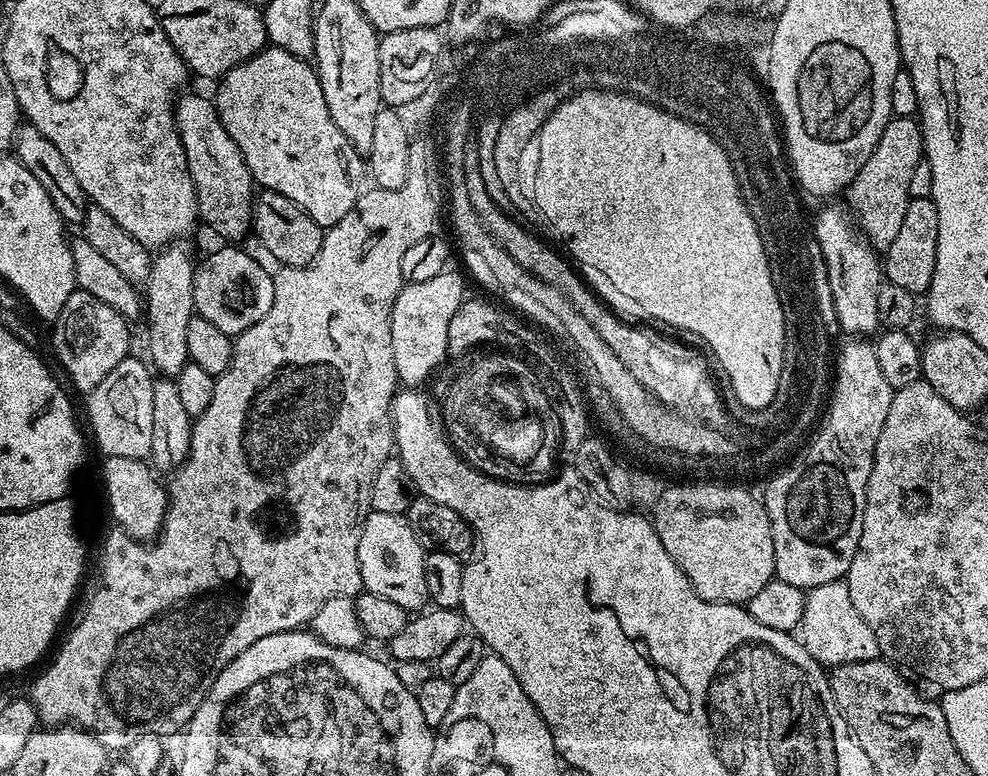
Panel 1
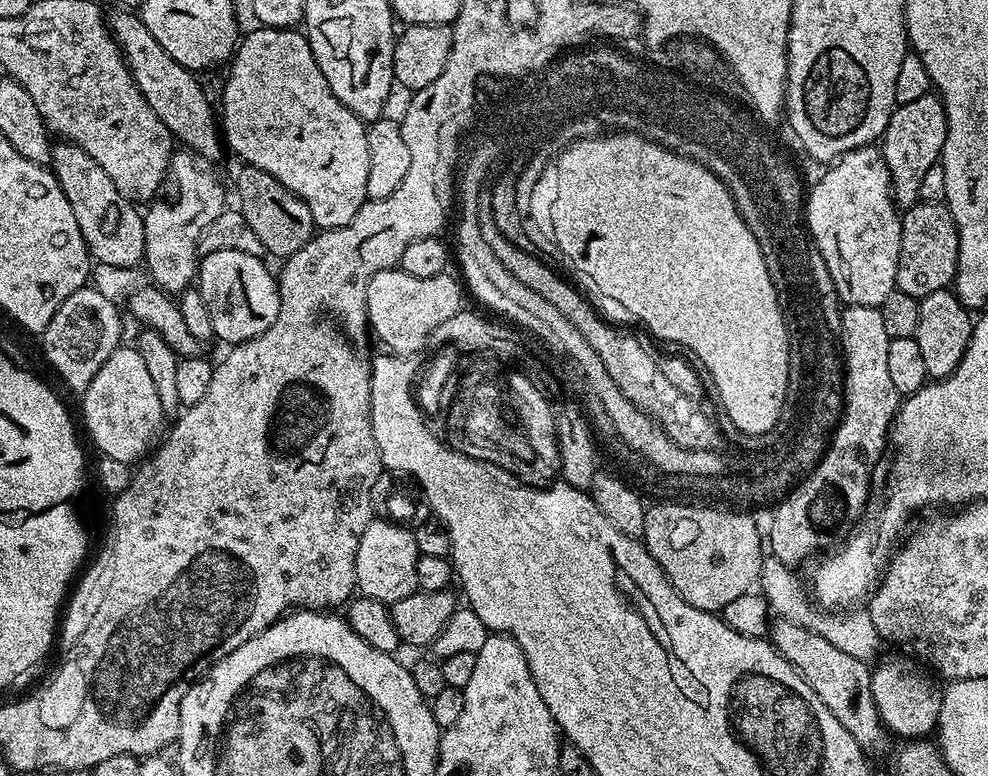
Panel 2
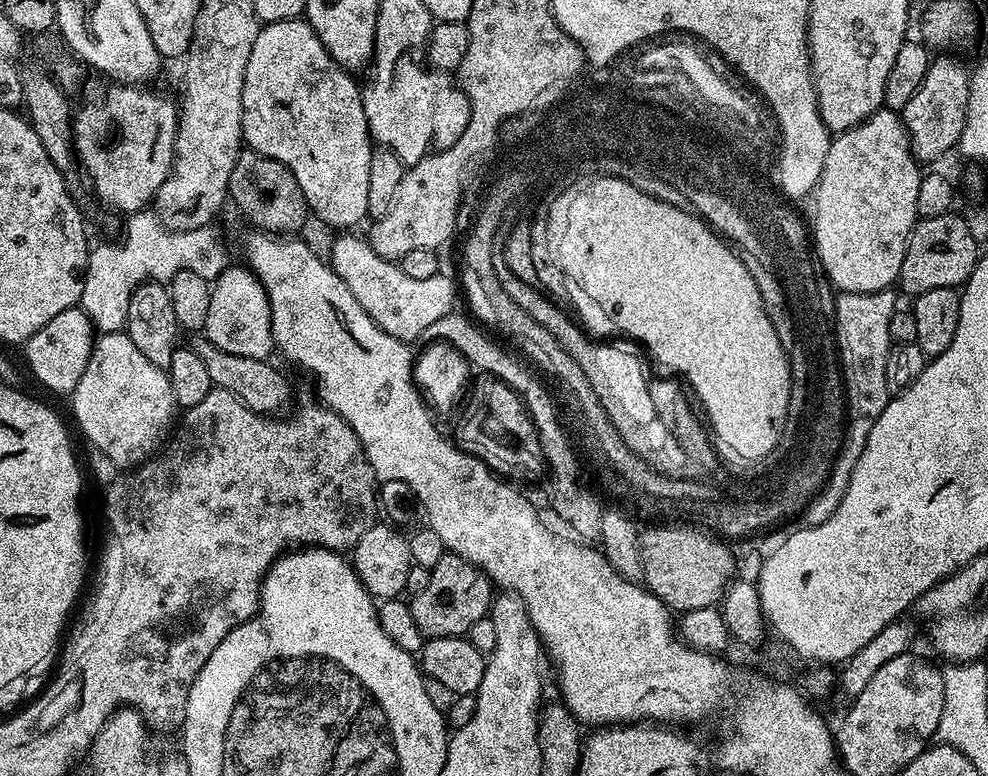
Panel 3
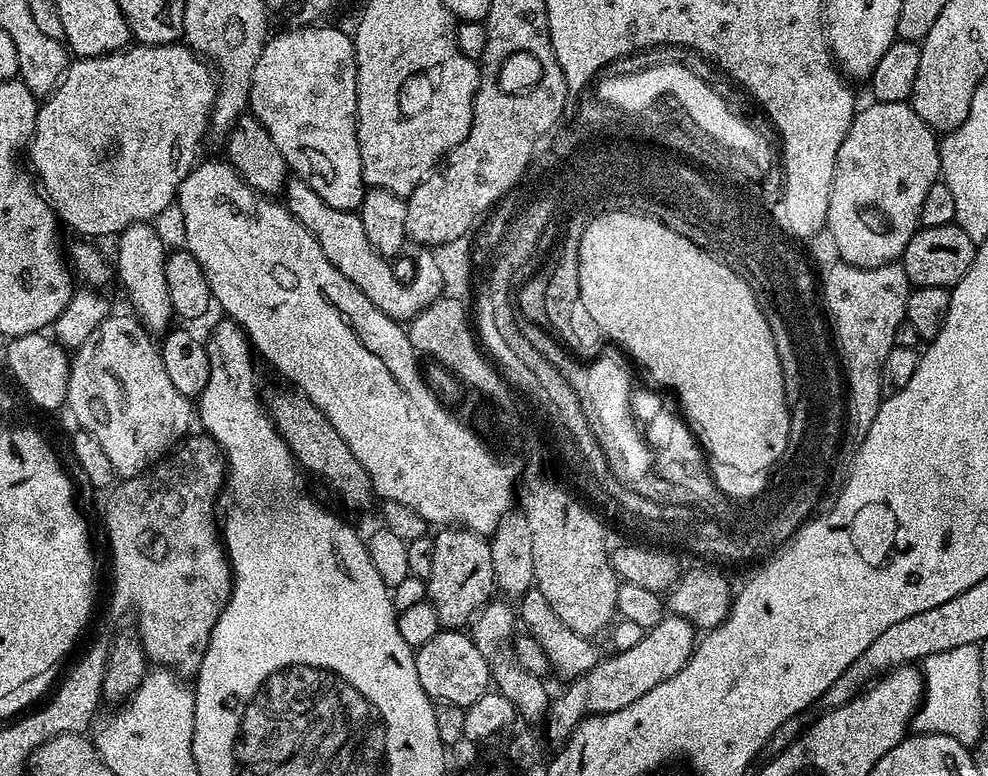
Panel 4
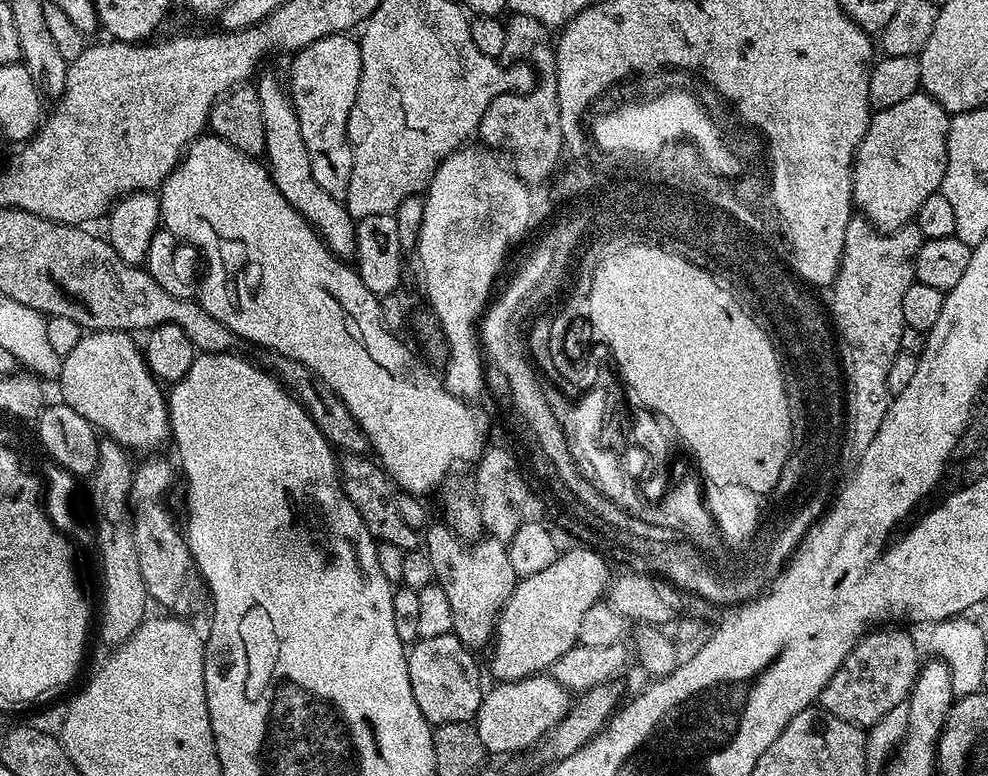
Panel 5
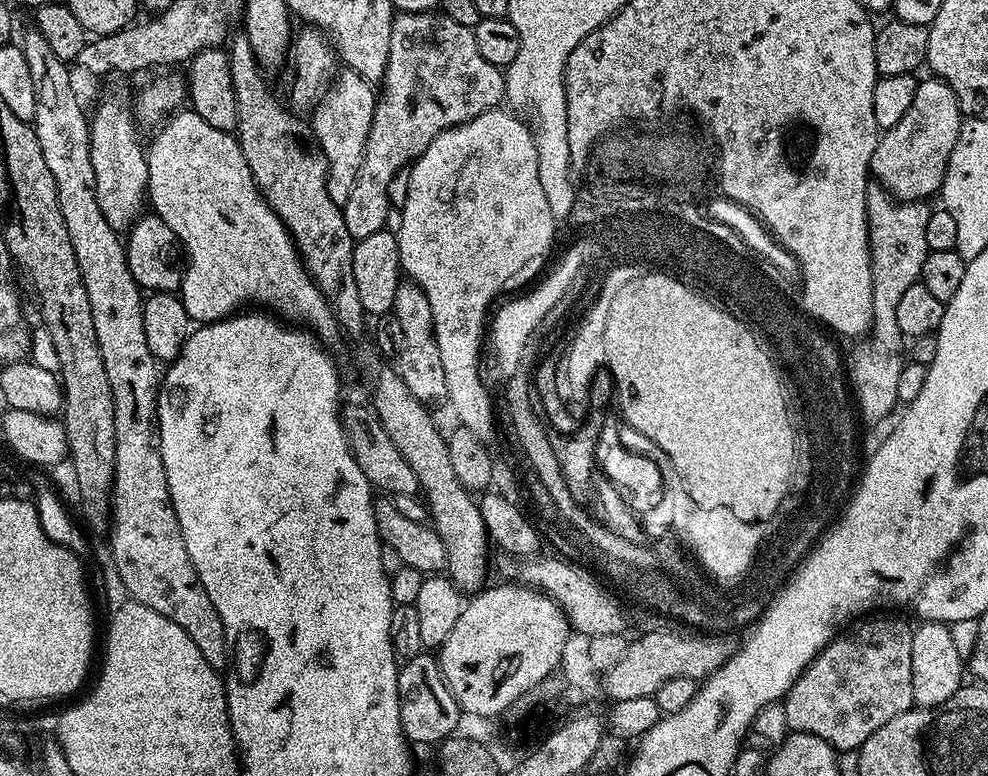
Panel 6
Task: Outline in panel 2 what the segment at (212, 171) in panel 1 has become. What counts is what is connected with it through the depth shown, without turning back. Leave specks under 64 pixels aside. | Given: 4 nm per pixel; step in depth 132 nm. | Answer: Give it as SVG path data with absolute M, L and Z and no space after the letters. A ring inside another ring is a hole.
M119 11L113 16L111 13L110 16L112 34L120 46L124 62L128 66L128 73L138 86L142 98L146 98L150 110L158 114L160 121L172 131L173 137L179 143L180 140L184 143L181 145L185 149L195 149L197 147L195 144L199 140L212 140L218 136L218 116L214 111L214 104L208 101L203 86L196 81L199 79L178 62L174 62L174 58L170 58L170 54L166 54L162 46L158 46L154 34L146 30L146 26L135 11Z

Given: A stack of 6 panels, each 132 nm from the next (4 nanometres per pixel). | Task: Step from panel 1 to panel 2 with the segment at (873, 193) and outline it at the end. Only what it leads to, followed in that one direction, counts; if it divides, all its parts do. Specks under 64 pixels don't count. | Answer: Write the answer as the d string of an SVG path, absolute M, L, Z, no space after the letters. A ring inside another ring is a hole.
M929 94L914 102L897 104L892 109L890 122L878 141L878 147L884 156L888 173L892 175L892 198L896 201L897 209L910 208L920 200L922 178L926 170L939 161L947 129L944 104L939 95Z

